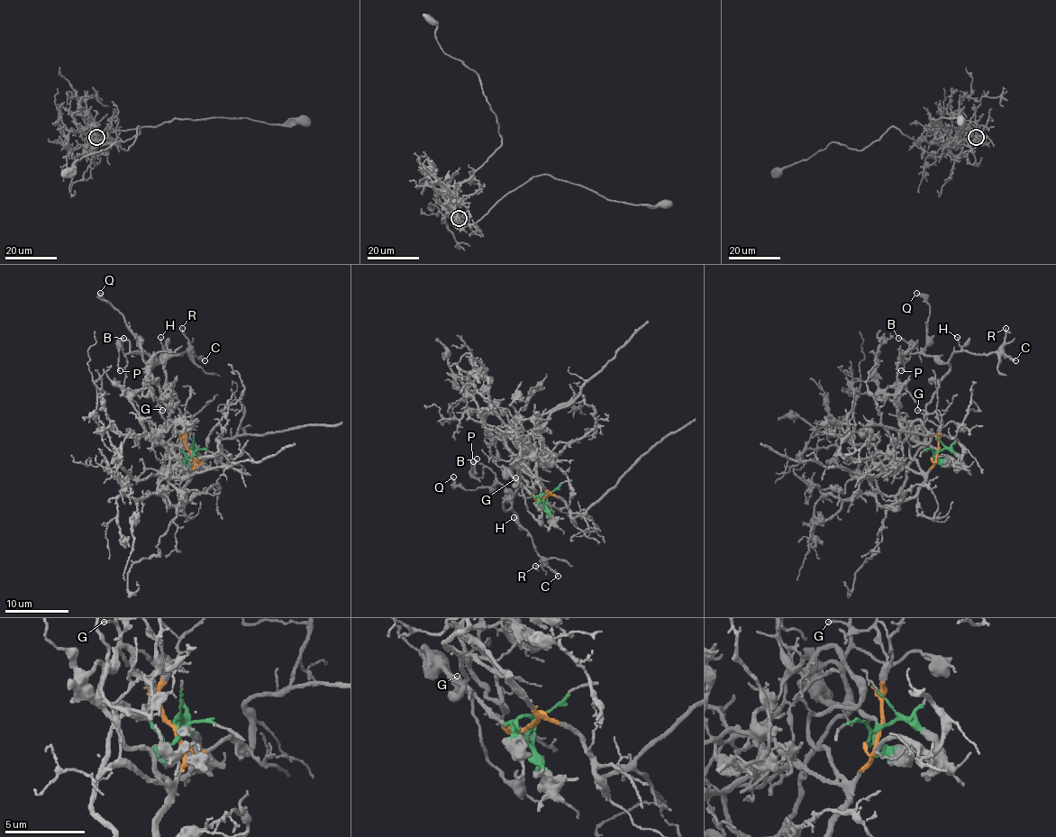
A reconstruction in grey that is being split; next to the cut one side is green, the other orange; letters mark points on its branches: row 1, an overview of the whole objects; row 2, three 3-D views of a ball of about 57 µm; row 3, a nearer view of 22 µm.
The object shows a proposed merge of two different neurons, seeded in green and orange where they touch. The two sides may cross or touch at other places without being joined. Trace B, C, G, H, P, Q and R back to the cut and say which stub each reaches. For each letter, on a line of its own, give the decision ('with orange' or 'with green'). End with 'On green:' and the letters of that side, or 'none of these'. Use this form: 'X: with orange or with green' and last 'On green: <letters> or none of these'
B: with green
C: with green
G: with green
H: with green
P: with green
Q: with green
R: with green
On green: B, C, G, H, P, Q, R

